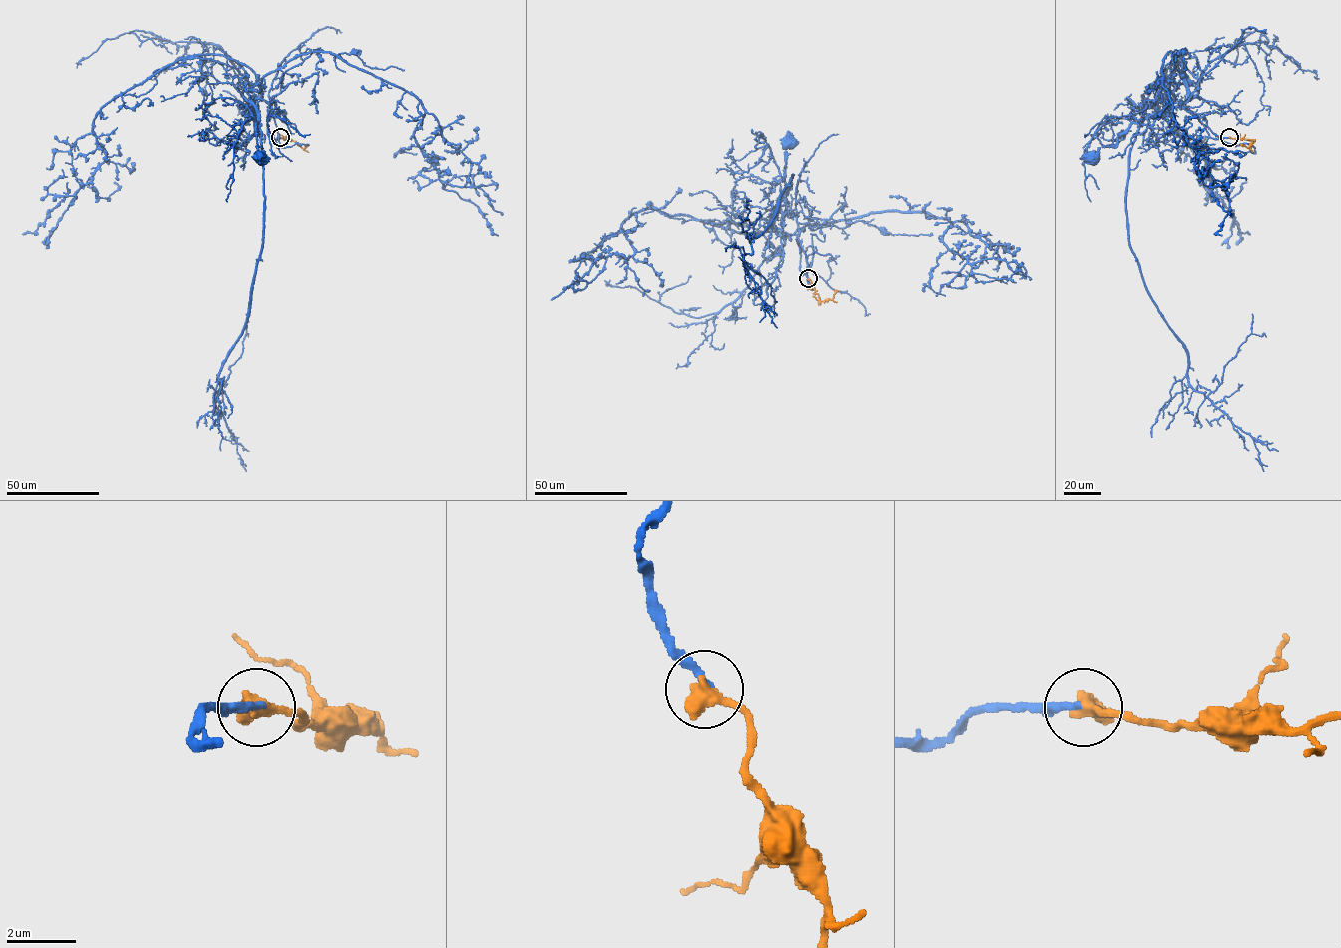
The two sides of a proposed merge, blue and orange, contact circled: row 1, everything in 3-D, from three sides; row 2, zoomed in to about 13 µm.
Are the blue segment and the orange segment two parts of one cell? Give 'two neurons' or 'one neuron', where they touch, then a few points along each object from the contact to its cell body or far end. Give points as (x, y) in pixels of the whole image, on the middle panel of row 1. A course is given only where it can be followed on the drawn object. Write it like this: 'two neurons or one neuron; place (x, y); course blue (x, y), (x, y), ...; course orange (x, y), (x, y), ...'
two neurons; place (808, 278); course blue (809, 278), (796, 216), (785, 215), (782, 220), (785, 204), (785, 141), (789, 141); course orange (808, 278), (820, 301), (831, 299), (837, 291)

